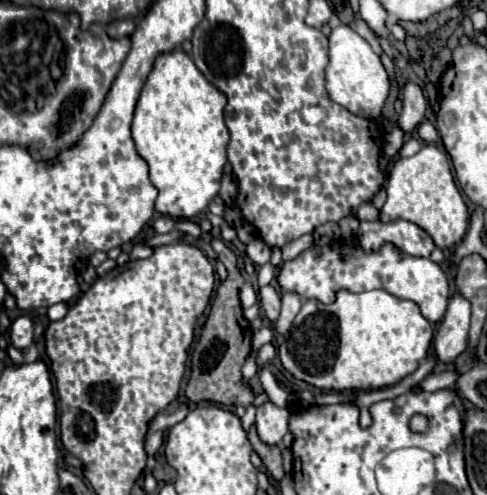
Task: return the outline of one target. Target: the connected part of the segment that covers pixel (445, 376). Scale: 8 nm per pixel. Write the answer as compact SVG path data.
M443 371L439 375L427 375L417 387L421 387L423 391L431 391L433 393L433 391L441 391L441 389L453 387L455 379L457 379L455 371Z

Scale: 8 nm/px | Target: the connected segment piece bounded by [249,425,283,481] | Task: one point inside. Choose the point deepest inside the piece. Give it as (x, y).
(271, 456)

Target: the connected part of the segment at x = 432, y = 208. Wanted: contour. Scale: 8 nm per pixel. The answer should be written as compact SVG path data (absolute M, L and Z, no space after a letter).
M423 145L413 157L399 157L389 169L385 191L387 201L379 209L381 223L397 219L411 221L425 229L441 249L449 249L465 237L469 227L469 211L453 181L447 157L435 145Z

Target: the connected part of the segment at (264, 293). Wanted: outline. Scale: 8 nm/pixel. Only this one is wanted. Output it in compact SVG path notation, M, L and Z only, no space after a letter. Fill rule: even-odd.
M267 285L267 287L261 287L259 289L259 297L261 297L261 305L263 305L263 315L275 323L279 319L279 311L281 311L281 297L279 293Z

